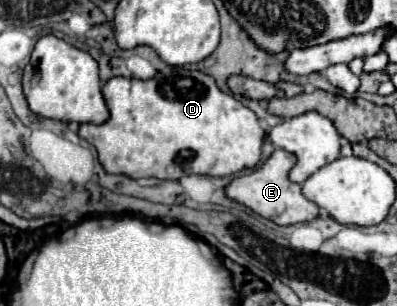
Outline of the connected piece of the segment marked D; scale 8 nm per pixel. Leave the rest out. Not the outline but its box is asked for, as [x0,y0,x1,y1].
[78,69,264,179]

